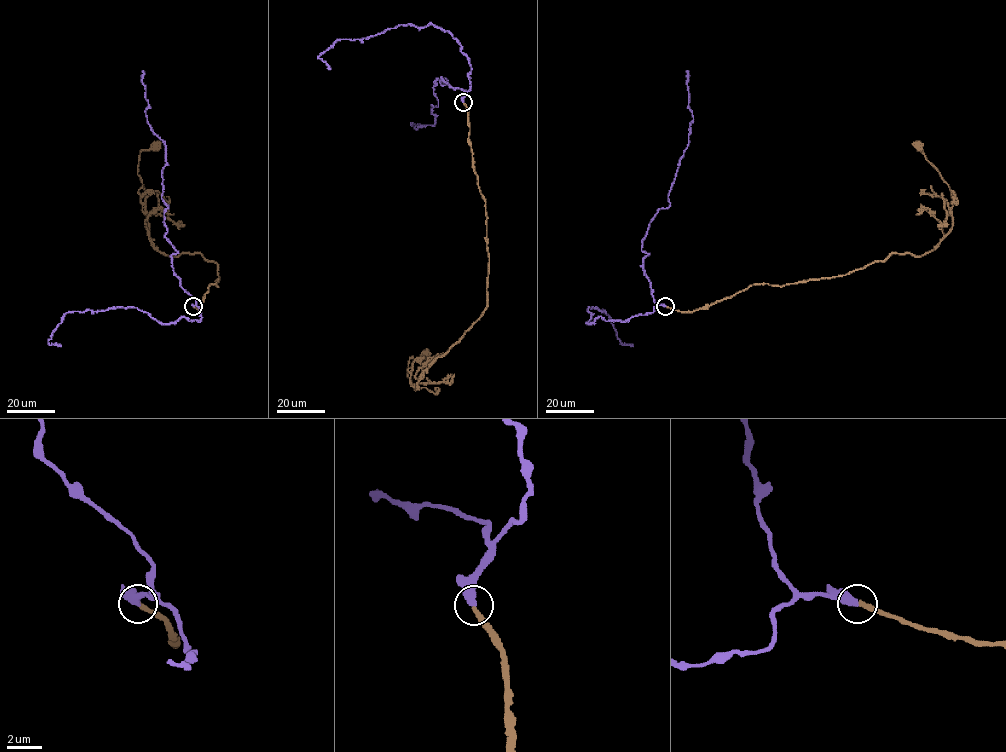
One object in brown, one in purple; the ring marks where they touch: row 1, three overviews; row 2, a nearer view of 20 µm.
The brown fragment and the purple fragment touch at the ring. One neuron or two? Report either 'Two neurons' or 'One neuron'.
One neuron

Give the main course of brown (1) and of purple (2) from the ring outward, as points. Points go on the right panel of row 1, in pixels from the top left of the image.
1: (665, 307), (692, 311), (755, 284), (845, 275), (892, 253), (932, 250), (952, 226), (953, 194), (916, 145)
2: (665, 306), (643, 272), (642, 239), (670, 206), (687, 148), (687, 70)

